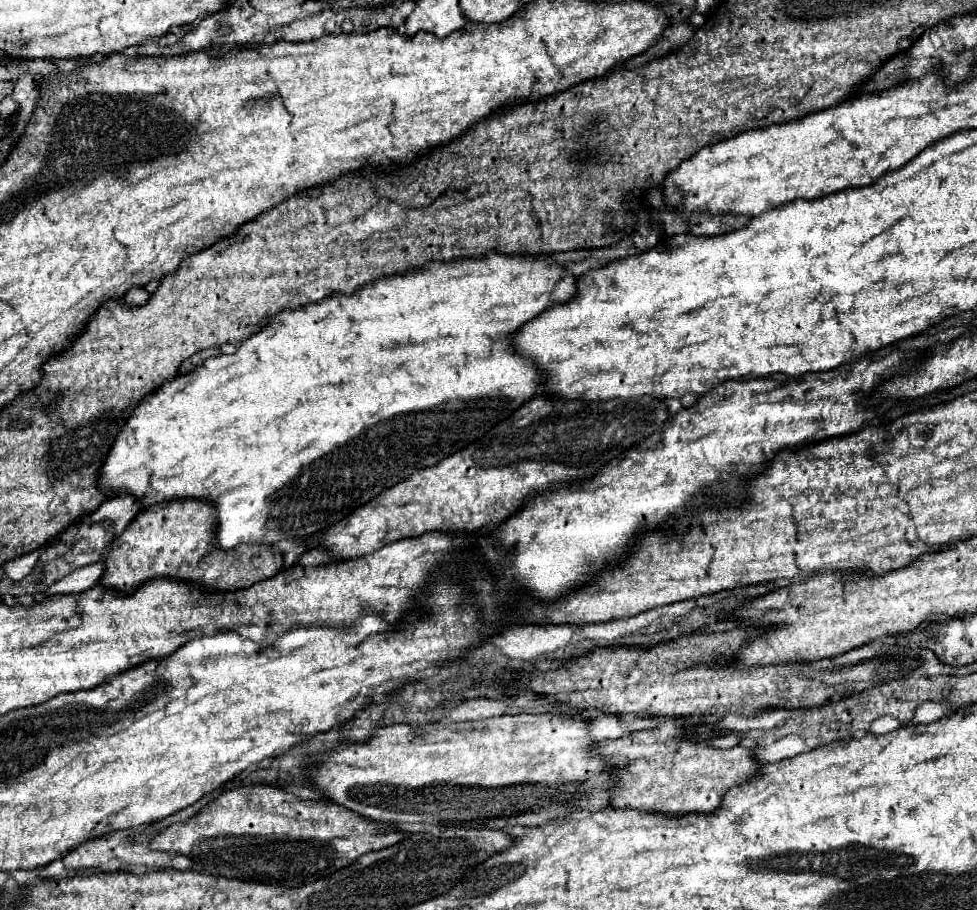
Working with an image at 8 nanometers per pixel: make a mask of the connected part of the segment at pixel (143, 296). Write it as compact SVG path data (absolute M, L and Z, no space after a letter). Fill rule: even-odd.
M131 287L123 299L129 305L145 305L145 301L149 299L149 293L145 287Z

